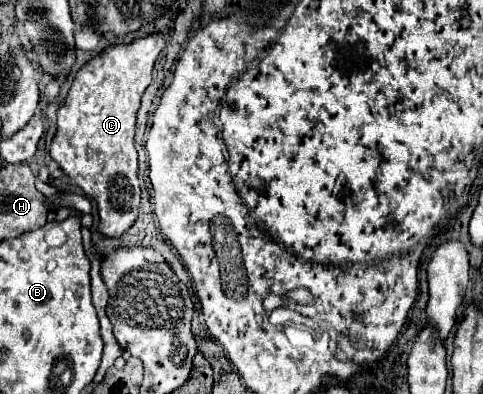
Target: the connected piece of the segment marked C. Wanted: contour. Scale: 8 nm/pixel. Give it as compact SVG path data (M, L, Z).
M163 33L137 37L125 45L109 45L77 71L69 95L57 111L57 133L49 153L59 163L59 167L71 177L71 181L79 185L87 193L87 197L97 201L97 209L101 217L99 231L107 237L121 237L137 219L141 189L137 179L137 149L133 143L135 119L137 119L141 95L151 83L153 65L157 55L163 51L163 47L165 47Z

